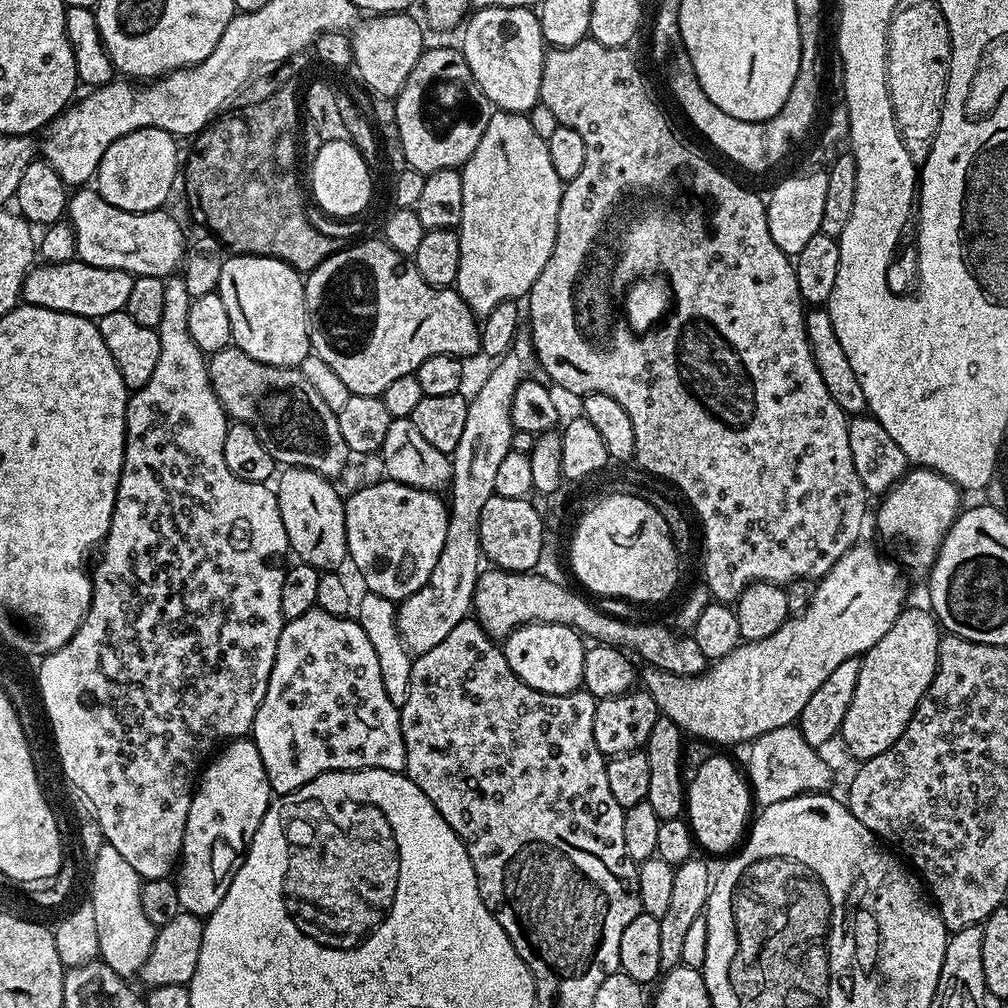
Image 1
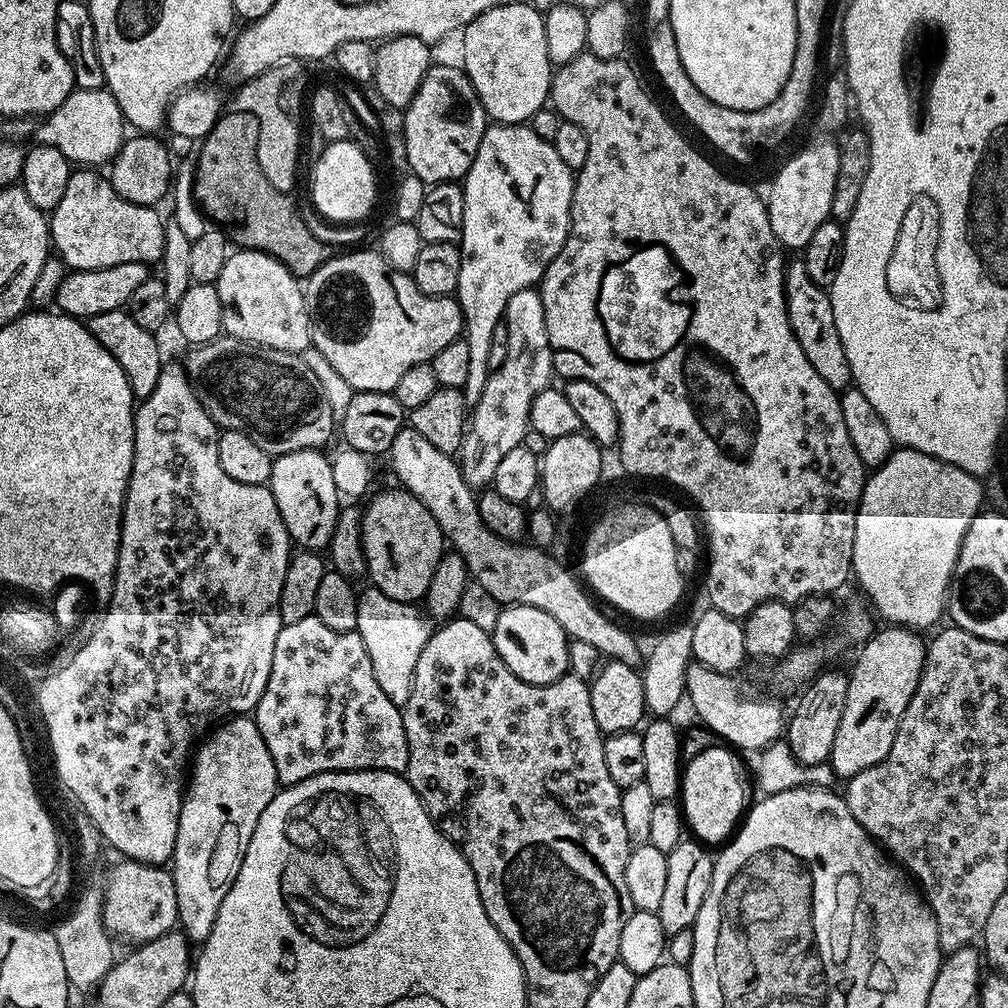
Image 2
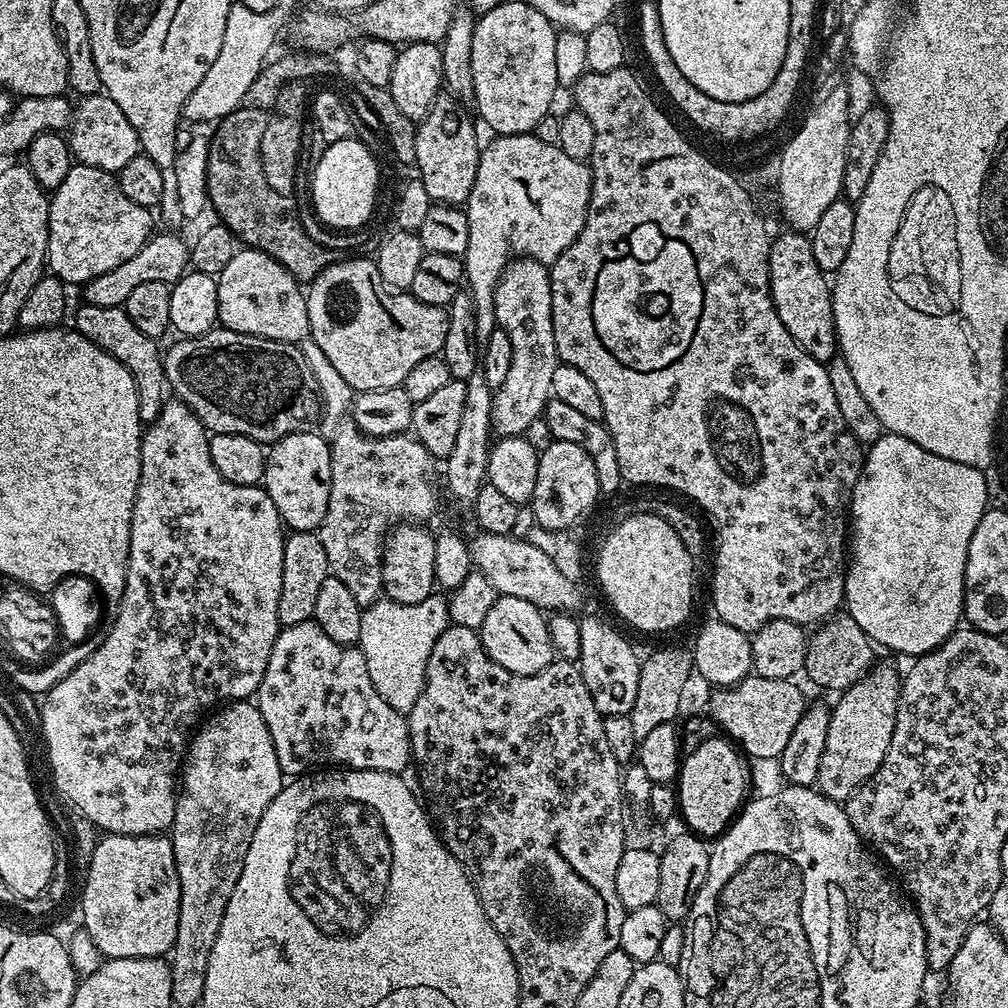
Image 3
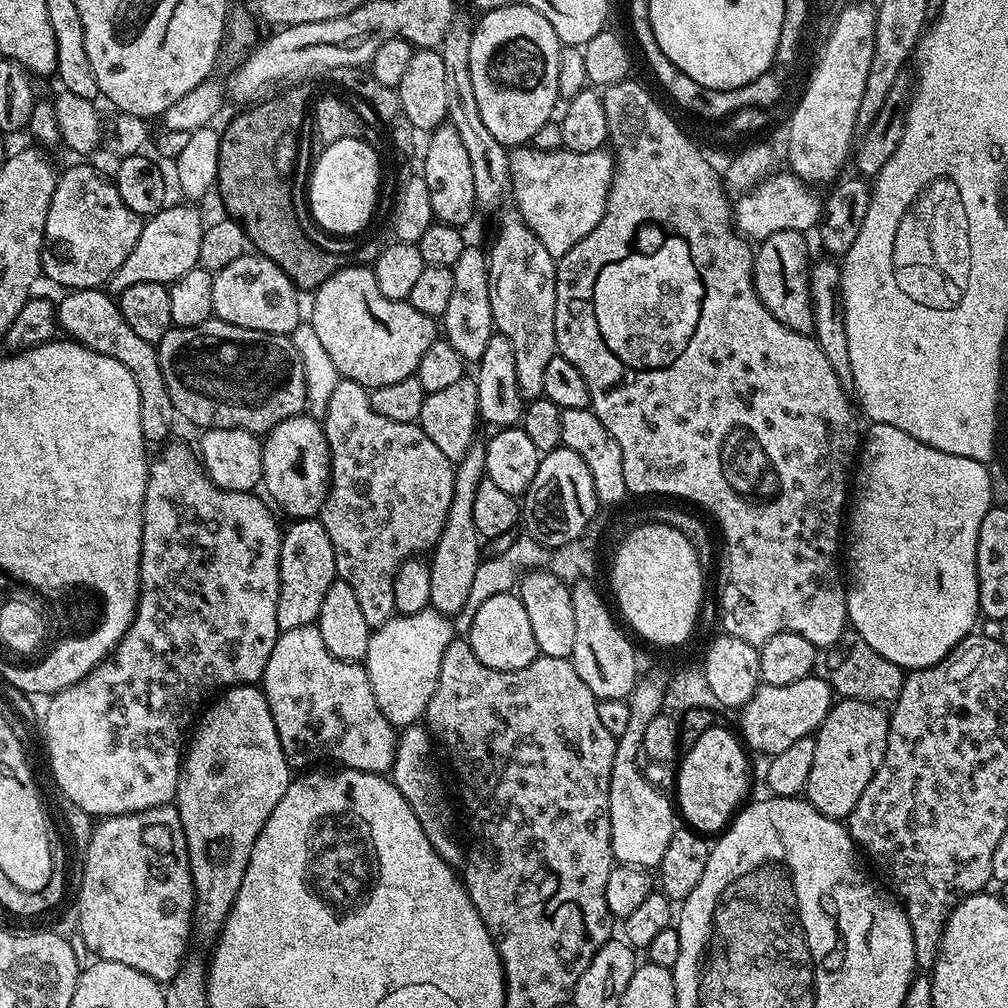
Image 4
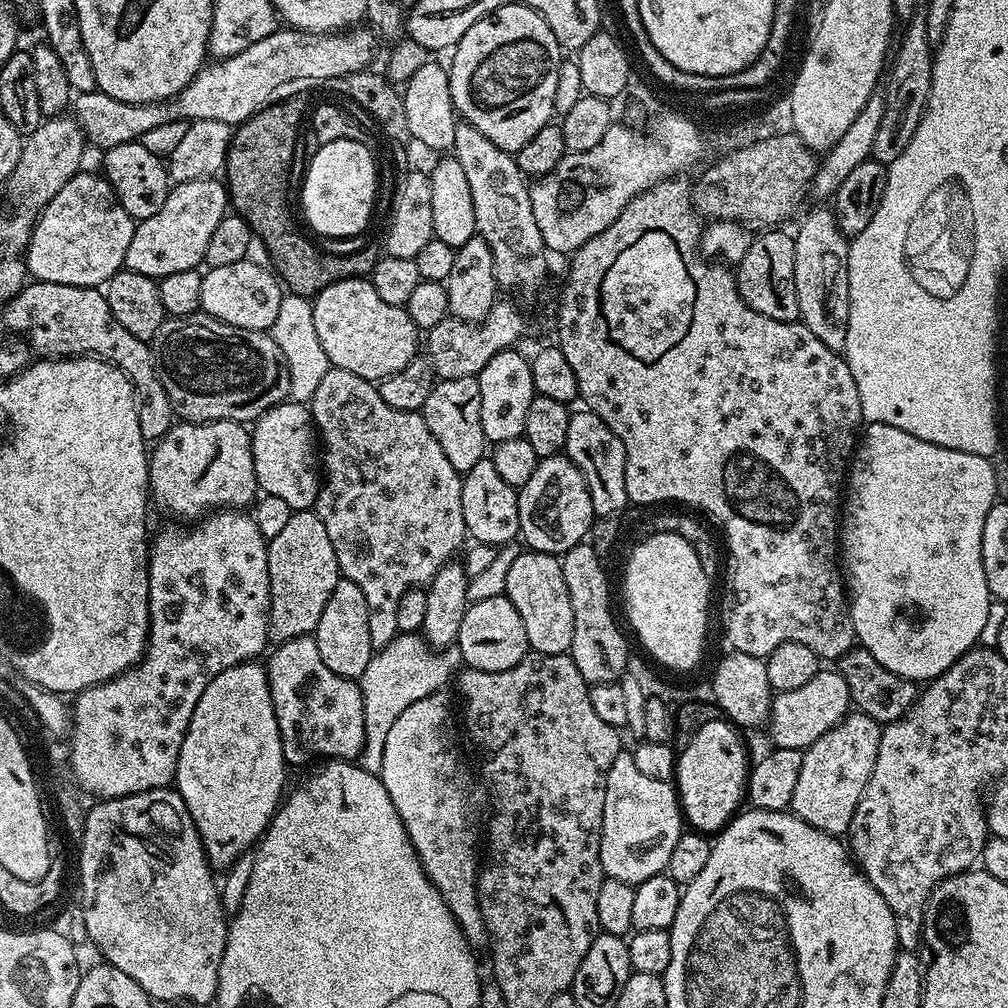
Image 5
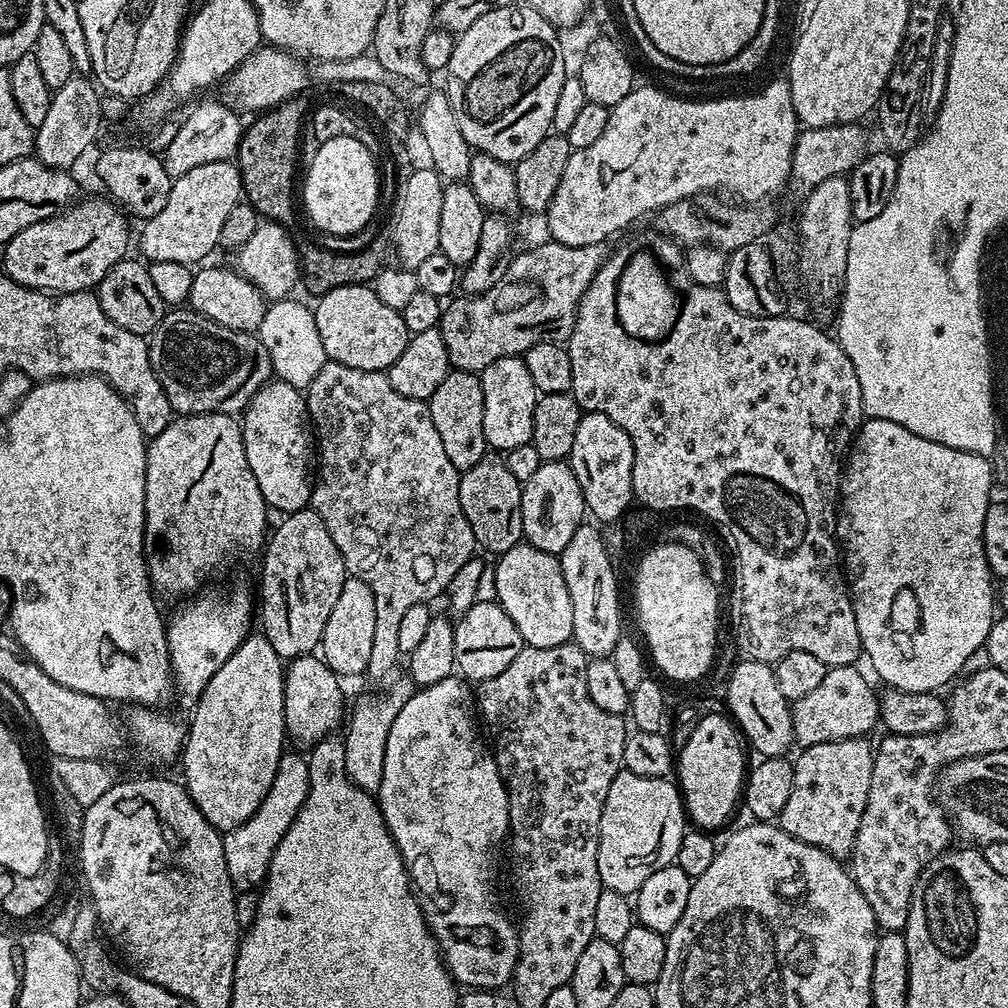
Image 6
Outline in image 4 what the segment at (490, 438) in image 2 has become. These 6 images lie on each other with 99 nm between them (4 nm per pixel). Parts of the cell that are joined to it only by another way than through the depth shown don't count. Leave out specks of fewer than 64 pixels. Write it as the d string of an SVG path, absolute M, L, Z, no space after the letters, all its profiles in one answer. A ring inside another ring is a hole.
M508 206L500 212L500 217L496 220L496 241L492 244L492 249L487 249L488 257L488 281L490 282L490 310L492 311L492 323L495 331L499 335L505 336L507 340L511 340L514 346L514 366L518 370L518 390L525 401L534 400L543 397L542 377L546 374L546 362L550 362L550 358L554 358L558 353L556 350L556 331L554 330L554 306L556 305L556 262L557 257L550 254L550 250L546 250L546 246L542 246L542 242L538 242L538 238L526 226L526 222L520 217L515 207Z

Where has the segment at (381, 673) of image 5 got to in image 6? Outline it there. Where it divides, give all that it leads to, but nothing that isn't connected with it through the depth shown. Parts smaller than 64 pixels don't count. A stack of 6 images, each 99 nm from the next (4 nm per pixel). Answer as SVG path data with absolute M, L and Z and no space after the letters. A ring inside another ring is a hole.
M407 683L396 684L385 696L360 696L356 705L351 705L346 720L348 733L343 733L344 769L346 774L365 792L379 793L382 782L382 766L386 758L386 738L390 738L390 726L398 718L398 710L408 701L410 688Z

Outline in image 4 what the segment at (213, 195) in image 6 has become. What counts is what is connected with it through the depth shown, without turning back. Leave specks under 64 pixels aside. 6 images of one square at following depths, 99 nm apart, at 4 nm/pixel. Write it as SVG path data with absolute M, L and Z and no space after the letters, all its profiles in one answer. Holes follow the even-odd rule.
M191 203L165 206L155 216L144 220L142 234L138 234L138 242L130 254L126 254L126 262L118 266L118 270L107 282L109 293L125 292L130 286L138 286L138 282L158 282L168 286L173 280L182 278L190 269L200 263L198 249L202 246L202 234L206 220L200 217L199 207Z

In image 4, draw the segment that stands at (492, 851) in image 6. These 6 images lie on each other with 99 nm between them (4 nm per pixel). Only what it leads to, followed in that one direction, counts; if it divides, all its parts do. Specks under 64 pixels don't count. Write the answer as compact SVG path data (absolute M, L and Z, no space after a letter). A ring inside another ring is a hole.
M420 722L409 724L407 728L399 733L396 742L396 757L392 763L390 779L392 785L402 794L402 798L406 798L406 802L410 802L410 806L414 810L414 814L426 834L426 838L430 840L432 849L448 864L456 866L459 865L462 860L462 844L461 841L459 844L459 842L452 837L452 820L448 817L448 804L444 801L444 788L440 785L439 778L436 777L435 766L432 765L432 748L434 749L434 741L432 737L428 735L427 727Z

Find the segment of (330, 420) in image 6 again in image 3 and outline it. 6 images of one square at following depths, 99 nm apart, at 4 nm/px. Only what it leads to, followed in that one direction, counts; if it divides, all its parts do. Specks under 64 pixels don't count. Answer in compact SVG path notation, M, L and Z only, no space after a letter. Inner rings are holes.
M345 422L330 437L332 481L326 518L318 535L326 550L328 571L350 590L361 610L381 599L384 541L398 524L428 522L436 512L432 485L434 457L411 434L369 436L354 422Z

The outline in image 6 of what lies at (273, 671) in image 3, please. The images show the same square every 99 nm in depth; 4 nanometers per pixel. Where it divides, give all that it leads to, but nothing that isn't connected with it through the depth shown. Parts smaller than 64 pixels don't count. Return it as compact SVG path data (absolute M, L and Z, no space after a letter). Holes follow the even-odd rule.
M309 654L298 656L284 669L284 731L287 739L301 744L304 750L337 731L336 727L343 725L346 720L346 704L344 708L344 692L340 689L341 677L331 672L319 655Z

